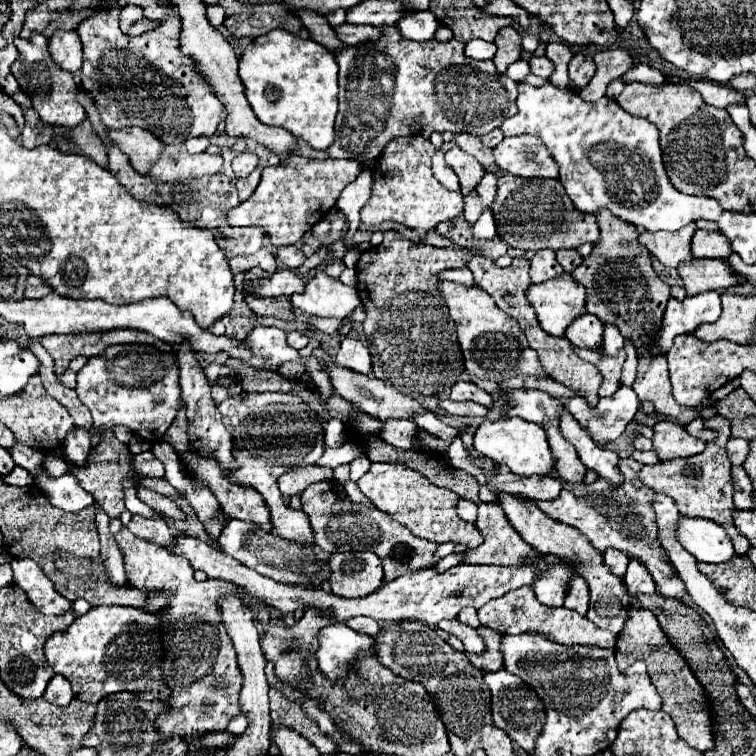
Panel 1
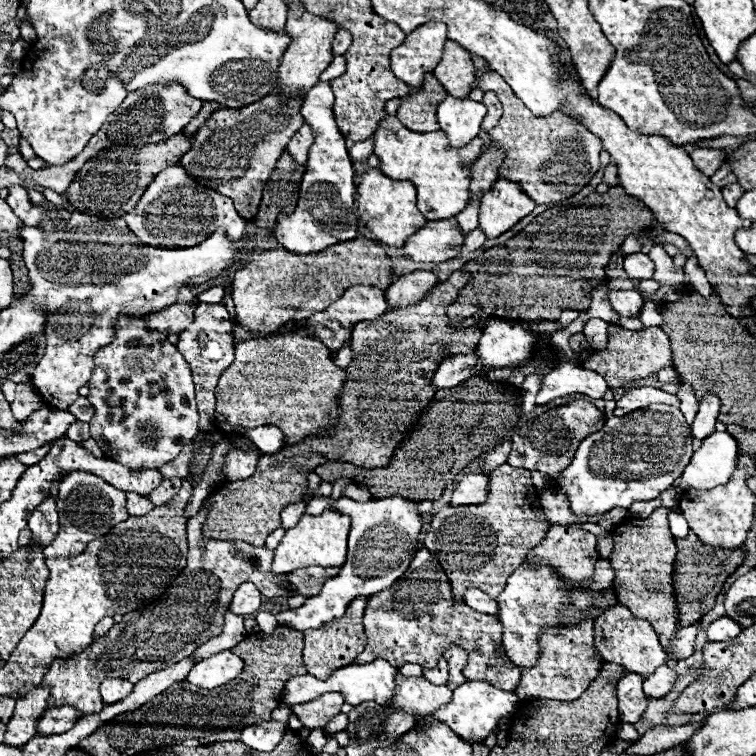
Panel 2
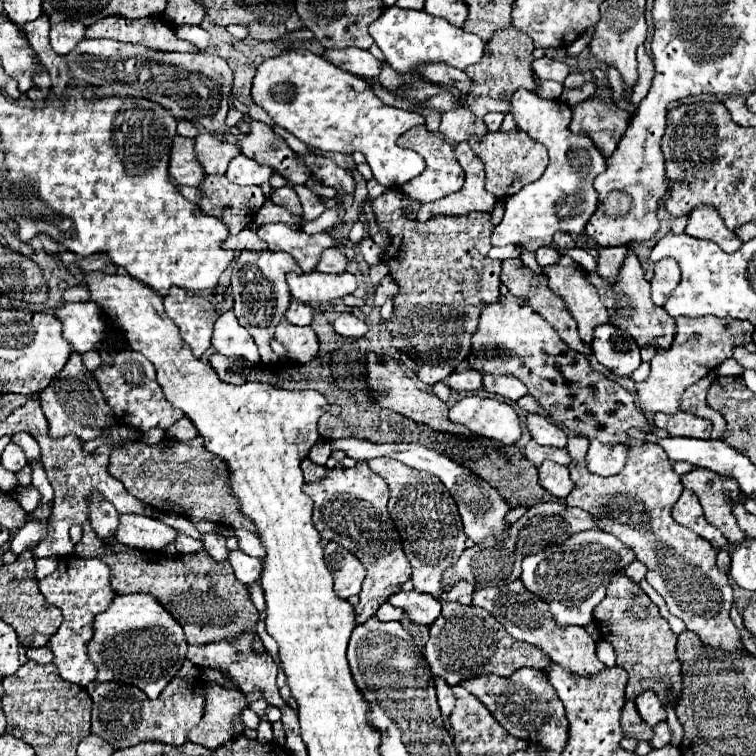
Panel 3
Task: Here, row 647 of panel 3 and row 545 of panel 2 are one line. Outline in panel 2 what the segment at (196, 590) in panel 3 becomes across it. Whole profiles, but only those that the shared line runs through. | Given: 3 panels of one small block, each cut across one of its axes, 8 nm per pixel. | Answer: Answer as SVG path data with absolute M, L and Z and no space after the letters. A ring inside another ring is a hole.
M464 268L456 270L450 276L450 284L448 284L448 280L436 284L436 288L432 292L428 292L426 298L422 298L420 302L416 302L412 306L404 306L404 308L392 308L392 310L386 310L386 314L382 314L376 320L364 320L364 322L354 324L352 362L346 368L346 382L342 386L342 392L338 394L340 416L334 422L334 426L330 430L320 430L318 434L304 438L304 442L284 444L282 450L278 450L276 454L262 456L258 460L256 472L250 478L224 484L218 492L214 492L208 500L208 516L202 526L204 536L208 536L212 540L226 540L226 542L244 540L252 546L264 546L266 536L282 526L280 512L288 504L296 504L302 500L302 496L306 492L306 478L316 466L332 462L332 460L344 460L344 462L356 464L360 468L386 466L392 460L392 454L394 454L394 448L398 446L398 442L402 442L404 436L412 430L412 426L420 418L422 410L428 406L428 402L432 400L432 396L436 392L434 388L430 388L430 380L432 380L438 364L442 362L442 346L448 346L450 354L468 354L474 350L474 346L478 344L478 340L482 336L482 330L476 326L450 328L448 316L444 312L444 308L456 300L460 288L464 288L464 284L468 284L468 280L470 280L470 274L464 272Z

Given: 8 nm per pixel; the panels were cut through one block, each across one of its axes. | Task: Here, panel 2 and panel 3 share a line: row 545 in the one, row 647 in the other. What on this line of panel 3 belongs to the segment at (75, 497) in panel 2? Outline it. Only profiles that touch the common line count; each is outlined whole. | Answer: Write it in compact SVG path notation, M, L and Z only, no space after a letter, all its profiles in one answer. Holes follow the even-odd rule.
M60 556L58 568L50 576L40 580L40 592L64 614L62 626L48 642L54 652L54 664L58 666L60 676L78 686L88 686L92 680L96 680L96 666L92 666L92 660L88 658L88 642L92 640L92 620L96 618L96 614L104 612L116 596L110 586L110 568L100 558Z

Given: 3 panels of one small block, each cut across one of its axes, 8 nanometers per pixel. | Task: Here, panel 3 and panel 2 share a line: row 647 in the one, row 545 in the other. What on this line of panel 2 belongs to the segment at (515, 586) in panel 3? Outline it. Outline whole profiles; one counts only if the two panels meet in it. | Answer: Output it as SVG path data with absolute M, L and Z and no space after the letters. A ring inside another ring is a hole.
M552 526L546 532L544 540L528 552L524 562L550 566L560 576L560 580L564 580L566 584L572 584L572 586L580 586L580 584L594 584L592 576L594 576L594 562L596 560L598 560L596 536L592 532L572 530L568 526Z

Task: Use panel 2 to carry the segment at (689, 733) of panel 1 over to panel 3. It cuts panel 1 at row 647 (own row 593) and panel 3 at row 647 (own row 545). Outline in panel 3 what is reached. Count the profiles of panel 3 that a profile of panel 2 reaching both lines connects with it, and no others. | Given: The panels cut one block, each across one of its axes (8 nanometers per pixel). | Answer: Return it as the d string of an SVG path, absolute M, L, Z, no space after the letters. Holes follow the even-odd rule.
M618 572L608 584L606 598L596 606L594 618L600 626L600 634L614 646L616 664L628 672L626 698L636 698L640 692L654 690L662 704L666 702L666 692L672 686L674 704L680 694L680 662L676 658L676 636L672 634L668 622L660 616L656 604L646 596L646 592L632 582L626 574Z

